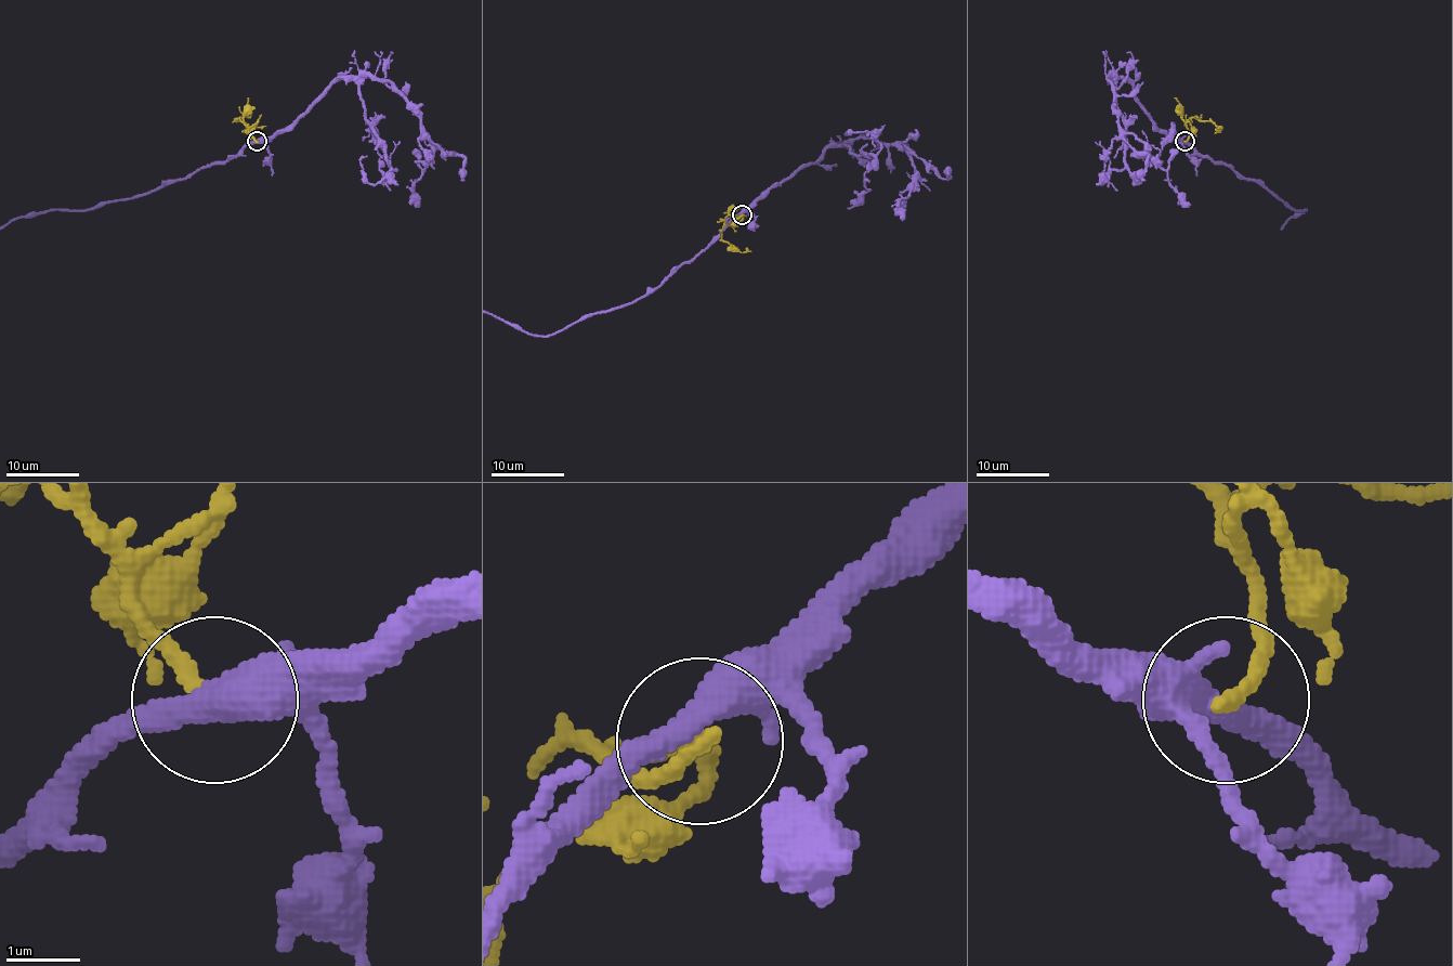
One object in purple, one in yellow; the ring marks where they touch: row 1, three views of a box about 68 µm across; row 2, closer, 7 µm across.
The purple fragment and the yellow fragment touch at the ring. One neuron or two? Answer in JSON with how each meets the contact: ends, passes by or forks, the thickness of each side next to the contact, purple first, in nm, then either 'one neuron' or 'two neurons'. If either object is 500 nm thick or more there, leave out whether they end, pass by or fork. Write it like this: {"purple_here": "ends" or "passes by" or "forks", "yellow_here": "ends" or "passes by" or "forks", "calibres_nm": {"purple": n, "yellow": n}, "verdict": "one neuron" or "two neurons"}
{"purple_here": "passes by", "yellow_here": "ends", "calibres_nm": {"purple": 420, "yellow": 240}, "verdict": "two neurons"}

